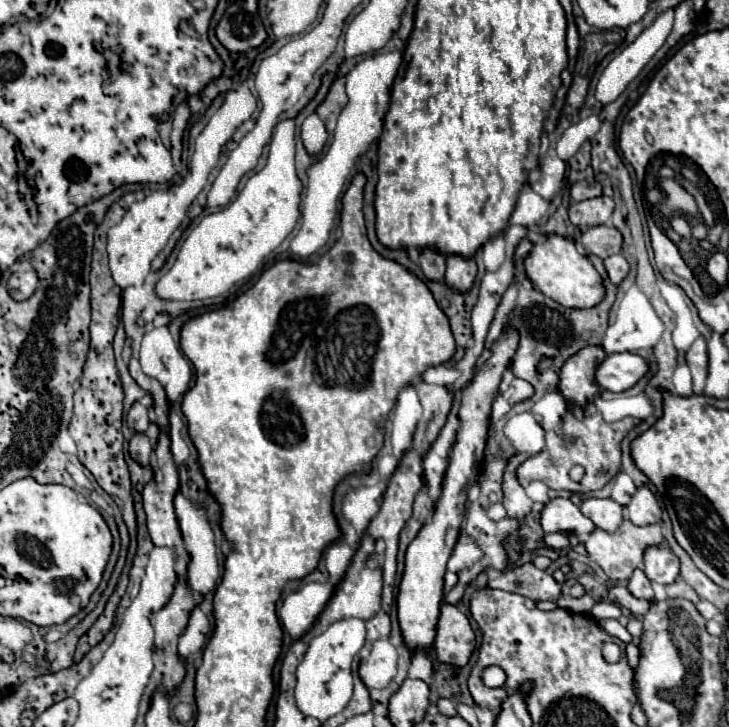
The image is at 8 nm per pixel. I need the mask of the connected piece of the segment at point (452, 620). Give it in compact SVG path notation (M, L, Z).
M442 605L436 623L434 653L440 663L464 667L476 647L474 631L468 617L454 605Z

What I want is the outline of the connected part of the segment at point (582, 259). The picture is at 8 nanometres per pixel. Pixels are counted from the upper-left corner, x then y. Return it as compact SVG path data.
M548 235L548 239L542 245L534 245L532 253L524 261L528 279L550 299L564 307L572 309L590 309L598 305L604 295L606 287L602 283L600 273L594 269L594 265L588 261L586 255L576 251L574 241L558 237L558 235Z

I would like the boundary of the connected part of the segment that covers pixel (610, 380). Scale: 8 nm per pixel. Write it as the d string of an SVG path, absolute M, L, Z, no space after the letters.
M616 353L602 361L596 369L596 381L602 389L622 393L634 387L648 373L648 363L636 353Z

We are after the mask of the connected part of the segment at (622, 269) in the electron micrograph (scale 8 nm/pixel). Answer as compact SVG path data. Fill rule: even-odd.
M618 253L618 255L612 255L612 257L608 257L608 259L604 259L604 267L606 267L608 277L610 277L610 281L612 281L614 285L620 285L622 279L630 273L630 265L628 265L626 257L620 255L620 253Z

